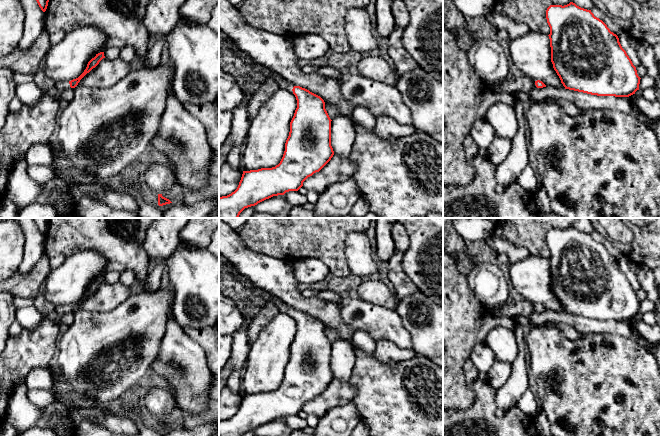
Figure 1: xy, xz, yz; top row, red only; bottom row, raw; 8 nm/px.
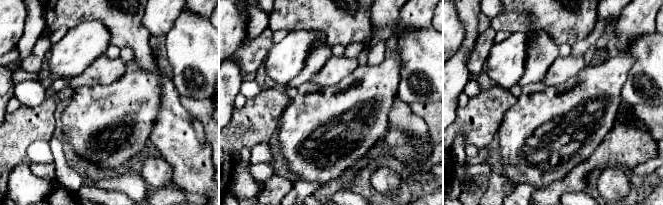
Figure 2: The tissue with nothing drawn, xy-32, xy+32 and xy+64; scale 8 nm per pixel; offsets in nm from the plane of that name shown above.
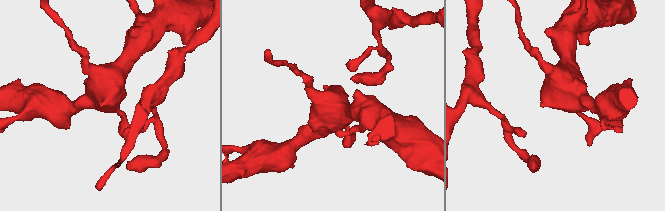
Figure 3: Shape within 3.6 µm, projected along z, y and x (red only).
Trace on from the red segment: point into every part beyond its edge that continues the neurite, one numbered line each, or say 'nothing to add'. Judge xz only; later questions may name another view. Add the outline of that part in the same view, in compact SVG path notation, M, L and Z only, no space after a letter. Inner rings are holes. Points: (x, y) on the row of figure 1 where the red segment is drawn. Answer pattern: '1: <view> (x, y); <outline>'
1: xz (281, 82); M232 41L232 49L240 56L246 58L251 64L253 64L257 70L265 73L269 78L273 78L274 81L278 84L278 87L287 88L289 90L293 89L293 85L287 82L284 78L280 77L277 73L266 69L265 67L259 65L256 61L252 60L247 54L245 54L242 50L240 50L235 43Z

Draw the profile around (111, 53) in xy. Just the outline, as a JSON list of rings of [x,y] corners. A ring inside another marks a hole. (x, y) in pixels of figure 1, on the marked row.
[[[106,47],[104,51],[105,58],[108,58],[110,60],[114,60],[119,58],[120,55],[120,49],[116,47]]]

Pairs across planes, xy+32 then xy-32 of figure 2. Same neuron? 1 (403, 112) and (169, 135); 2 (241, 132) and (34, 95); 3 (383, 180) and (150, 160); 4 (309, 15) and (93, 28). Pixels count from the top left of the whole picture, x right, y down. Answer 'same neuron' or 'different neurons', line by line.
1: same neuron
2: different neurons
3: same neuron
4: different neurons

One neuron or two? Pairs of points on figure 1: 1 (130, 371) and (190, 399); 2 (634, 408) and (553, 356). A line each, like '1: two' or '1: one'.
1: two
2: one

